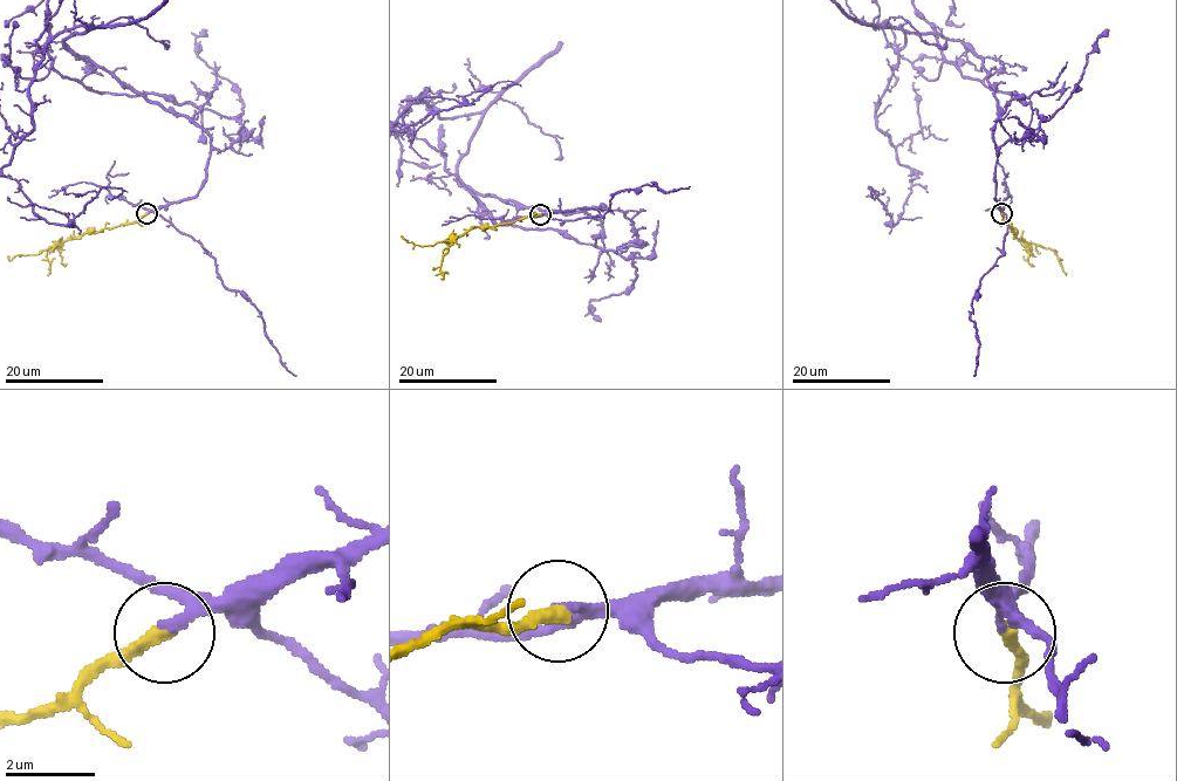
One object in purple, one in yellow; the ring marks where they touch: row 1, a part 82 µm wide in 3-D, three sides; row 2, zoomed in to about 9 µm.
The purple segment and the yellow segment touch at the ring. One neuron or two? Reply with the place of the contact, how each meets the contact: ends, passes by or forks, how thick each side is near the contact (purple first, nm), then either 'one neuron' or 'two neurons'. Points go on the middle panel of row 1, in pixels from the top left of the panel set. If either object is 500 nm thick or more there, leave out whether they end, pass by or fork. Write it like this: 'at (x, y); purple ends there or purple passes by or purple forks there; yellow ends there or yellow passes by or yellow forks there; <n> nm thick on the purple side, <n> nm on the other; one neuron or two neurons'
at (540, 214); purple passes by; yellow ends there; 170 nm thick on the purple side, 360 nm on the other; one neuron

